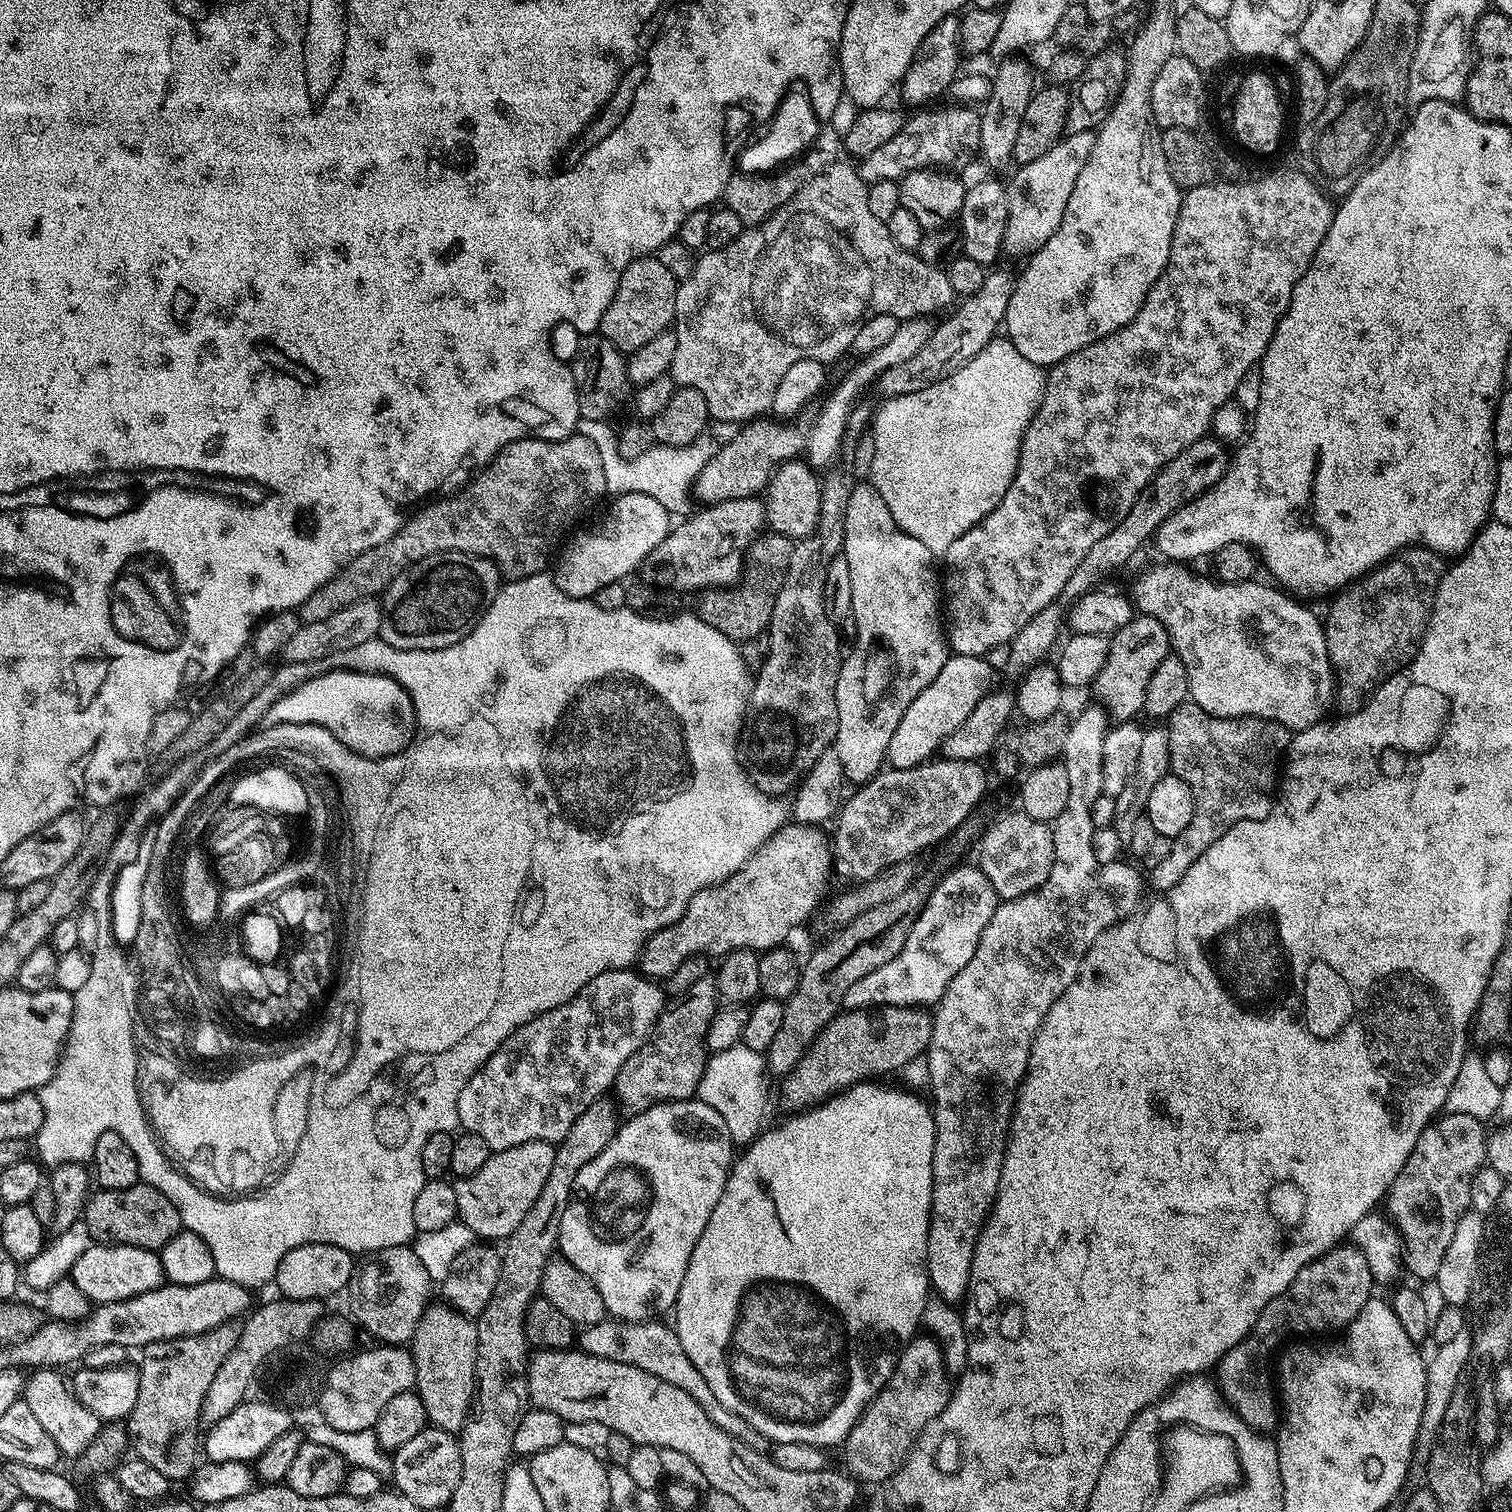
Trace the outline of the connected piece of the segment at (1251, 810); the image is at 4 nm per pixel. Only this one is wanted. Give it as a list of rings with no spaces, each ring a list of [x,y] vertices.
[[[1194,703],[1178,706],[1178,710],[1166,717],[1166,727],[1170,738],[1170,772],[1171,775],[1182,778],[1186,786],[1194,794],[1196,809],[1194,818],[1182,834],[1171,837],[1166,858],[1151,865],[1146,880],[1152,883],[1152,888],[1160,894],[1166,894],[1171,888],[1176,888],[1178,882],[1184,880],[1186,873],[1191,872],[1194,862],[1214,846],[1214,842],[1224,839],[1227,832],[1238,826],[1244,820],[1263,820],[1274,803],[1274,793],[1278,788],[1278,777],[1282,772],[1282,761],[1285,759],[1288,746],[1292,742],[1293,733],[1286,726],[1273,720],[1260,720],[1257,716],[1231,716],[1222,718],[1214,714],[1206,714]]]

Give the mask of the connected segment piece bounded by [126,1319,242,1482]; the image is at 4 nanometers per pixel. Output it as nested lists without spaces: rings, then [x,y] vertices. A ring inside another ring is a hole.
[[[234,1319],[227,1320],[222,1326],[214,1326],[214,1330],[206,1330],[197,1336],[154,1342],[142,1349],[144,1361],[139,1361],[138,1364],[138,1402],[134,1402],[134,1410],[126,1422],[127,1431],[130,1433],[130,1448],[131,1451],[132,1448],[136,1451],[133,1453],[139,1460],[150,1462],[154,1470],[166,1474],[169,1482],[187,1481],[202,1463],[200,1411],[204,1395],[206,1390],[210,1390],[210,1382],[214,1382],[214,1374],[218,1374],[218,1366],[222,1366],[222,1362],[230,1358],[230,1350],[238,1346],[238,1337],[241,1335],[242,1323],[239,1319]]]

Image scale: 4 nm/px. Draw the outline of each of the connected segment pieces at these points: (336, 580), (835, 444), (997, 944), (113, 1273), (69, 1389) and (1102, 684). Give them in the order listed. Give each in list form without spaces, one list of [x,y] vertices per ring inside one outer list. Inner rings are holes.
[[[573,434],[561,440],[516,440],[512,444],[507,444],[495,458],[483,465],[459,490],[425,503],[416,510],[421,512],[413,511],[413,516],[409,515],[405,519],[394,538],[382,542],[382,546],[366,550],[366,554],[358,554],[358,558],[350,561],[338,574],[334,574],[334,578],[330,578],[330,582],[314,590],[314,594],[310,594],[310,598],[306,598],[306,602],[300,604],[298,615],[306,624],[326,622],[330,614],[338,614],[338,610],[346,610],[346,606],[354,602],[379,597],[384,589],[390,586],[390,582],[398,578],[398,574],[402,574],[412,564],[439,552],[461,552],[467,556],[481,556],[484,560],[492,561],[500,569],[501,577],[508,580],[539,576],[547,569],[544,567],[547,566],[548,559],[550,564],[565,537],[577,527],[575,524],[606,496],[607,492],[602,458],[598,454],[598,446],[594,446],[590,438]]]
[[[928,318],[905,320],[900,323],[898,330],[894,330],[890,342],[885,342],[883,346],[878,346],[878,350],[859,357],[860,361],[849,370],[848,374],[841,380],[840,385],[825,400],[824,405],[822,403],[819,405],[816,421],[810,430],[810,438],[808,439],[806,449],[807,463],[817,470],[827,469],[831,465],[828,463],[831,462],[836,451],[841,451],[846,422],[858,402],[856,395],[867,384],[868,387],[873,385],[877,377],[881,376],[886,370],[890,370],[890,366],[898,366],[898,362],[906,362],[910,358],[914,358],[914,354],[918,354],[918,350],[922,350],[922,346],[926,346],[926,342],[930,342],[930,334],[933,327],[933,321]]]
[[[1099,707],[1084,708],[1069,723],[1068,733],[1066,734],[1066,746],[1062,763],[1066,766],[1066,775],[1070,782],[1070,794],[1066,797],[1066,806],[1062,809],[1062,814],[1051,825],[1052,837],[1054,838],[1054,862],[1050,870],[1050,878],[1042,882],[1030,894],[1022,894],[1013,900],[1005,900],[997,903],[994,910],[994,918],[986,922],[986,930],[982,930],[982,938],[978,942],[978,950],[974,950],[974,958],[954,974],[950,986],[946,986],[946,994],[934,1005],[932,1017],[932,1037],[930,1046],[926,1053],[928,1060],[928,1076],[932,1079],[932,1100],[930,1107],[934,1126],[936,1127],[936,1137],[934,1138],[934,1162],[932,1163],[932,1224],[928,1227],[928,1283],[931,1291],[941,1300],[949,1302],[963,1301],[968,1295],[968,1279],[970,1278],[970,1266],[974,1258],[976,1243],[980,1237],[980,1231],[984,1228],[984,1221],[988,1219],[988,1211],[992,1208],[992,1203],[996,1201],[996,1191],[1000,1185],[1000,1175],[1002,1174],[1002,1162],[1004,1161],[1004,1151],[1008,1145],[1008,1129],[1012,1126],[1012,1114],[1016,1106],[1016,1089],[1024,1080],[1024,1071],[1028,1069],[1028,1060],[1032,1057],[1032,1043],[1039,1032],[1042,1022],[1048,1016],[1050,1006],[1074,982],[1074,978],[1080,975],[1080,967],[1087,957],[1090,946],[1096,943],[1098,937],[1104,935],[1104,931],[1113,927],[1121,920],[1129,919],[1141,907],[1140,904],[1140,880],[1142,884],[1142,872],[1130,865],[1124,864],[1120,860],[1115,860],[1109,864],[1098,862],[1094,858],[1094,846],[1092,845],[1092,823],[1090,822],[1090,806],[1094,806],[1094,798],[1102,795],[1102,742],[1104,735],[1108,733],[1110,724]]]
[[[93,1243],[91,1248],[74,1262],[70,1278],[75,1281],[82,1294],[96,1306],[110,1302],[122,1302],[131,1296],[146,1294],[166,1283],[164,1266],[159,1251],[138,1246]]]
[[[52,1366],[35,1369],[27,1377],[22,1400],[23,1403],[30,1406],[30,1410],[38,1418],[38,1422],[42,1422],[42,1426],[54,1438],[54,1442],[59,1446],[65,1457],[83,1457],[91,1444],[95,1442],[98,1433],[100,1433],[102,1421],[98,1418],[98,1414],[91,1412],[76,1396],[71,1383],[66,1379],[66,1376],[64,1380],[64,1376],[60,1372],[63,1371]]]
[[[1133,615],[1122,630],[1118,630],[1108,641],[1109,652],[1106,654],[1105,665],[1091,683],[1091,691],[1096,691],[1095,703],[1113,721],[1132,722],[1139,717],[1144,710],[1144,699],[1146,698],[1146,686],[1150,683],[1150,674],[1162,658],[1170,654],[1168,635],[1158,622],[1158,618],[1149,616]]]

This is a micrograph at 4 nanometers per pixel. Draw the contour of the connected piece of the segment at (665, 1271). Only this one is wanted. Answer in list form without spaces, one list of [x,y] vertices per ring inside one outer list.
[[[699,1098],[672,1100],[627,1117],[617,1127],[610,1146],[578,1170],[566,1214],[562,1214],[558,1252],[594,1282],[609,1317],[643,1322],[675,1309],[690,1254],[724,1193],[734,1163],[732,1151],[730,1130],[718,1110],[710,1110]]]

